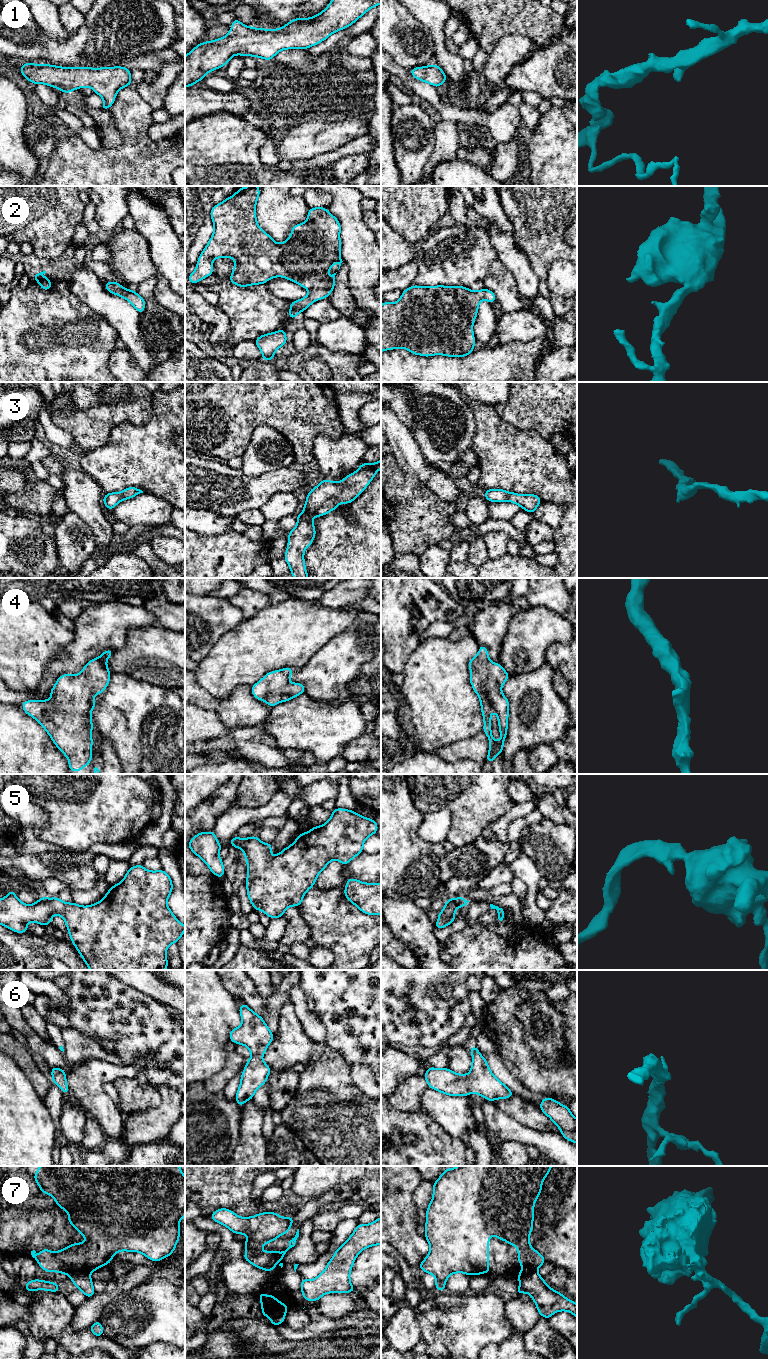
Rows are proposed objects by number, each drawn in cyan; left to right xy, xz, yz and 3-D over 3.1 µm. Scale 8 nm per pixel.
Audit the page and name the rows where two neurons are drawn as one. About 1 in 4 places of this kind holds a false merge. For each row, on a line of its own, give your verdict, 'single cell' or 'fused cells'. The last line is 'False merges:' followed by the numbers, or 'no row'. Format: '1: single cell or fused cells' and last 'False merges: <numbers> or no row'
1: single cell
2: single cell
3: single cell
4: single cell
5: single cell
6: single cell
7: fused cells
False merges: 7

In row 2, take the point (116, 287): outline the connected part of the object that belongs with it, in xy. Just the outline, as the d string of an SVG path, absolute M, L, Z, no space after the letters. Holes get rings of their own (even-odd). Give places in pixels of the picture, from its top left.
M115 281L106 282L104 286L109 293L118 295L128 300L140 314L144 312L146 305L145 300L134 290L125 289L122 285L118 284Z

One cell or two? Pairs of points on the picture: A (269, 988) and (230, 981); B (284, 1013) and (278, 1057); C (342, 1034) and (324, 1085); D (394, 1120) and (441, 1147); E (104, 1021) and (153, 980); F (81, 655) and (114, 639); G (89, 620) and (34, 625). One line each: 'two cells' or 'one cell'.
A: two cells
B: one cell
C: two cells
D: one cell
E: two cells
F: one cell
G: two cells

